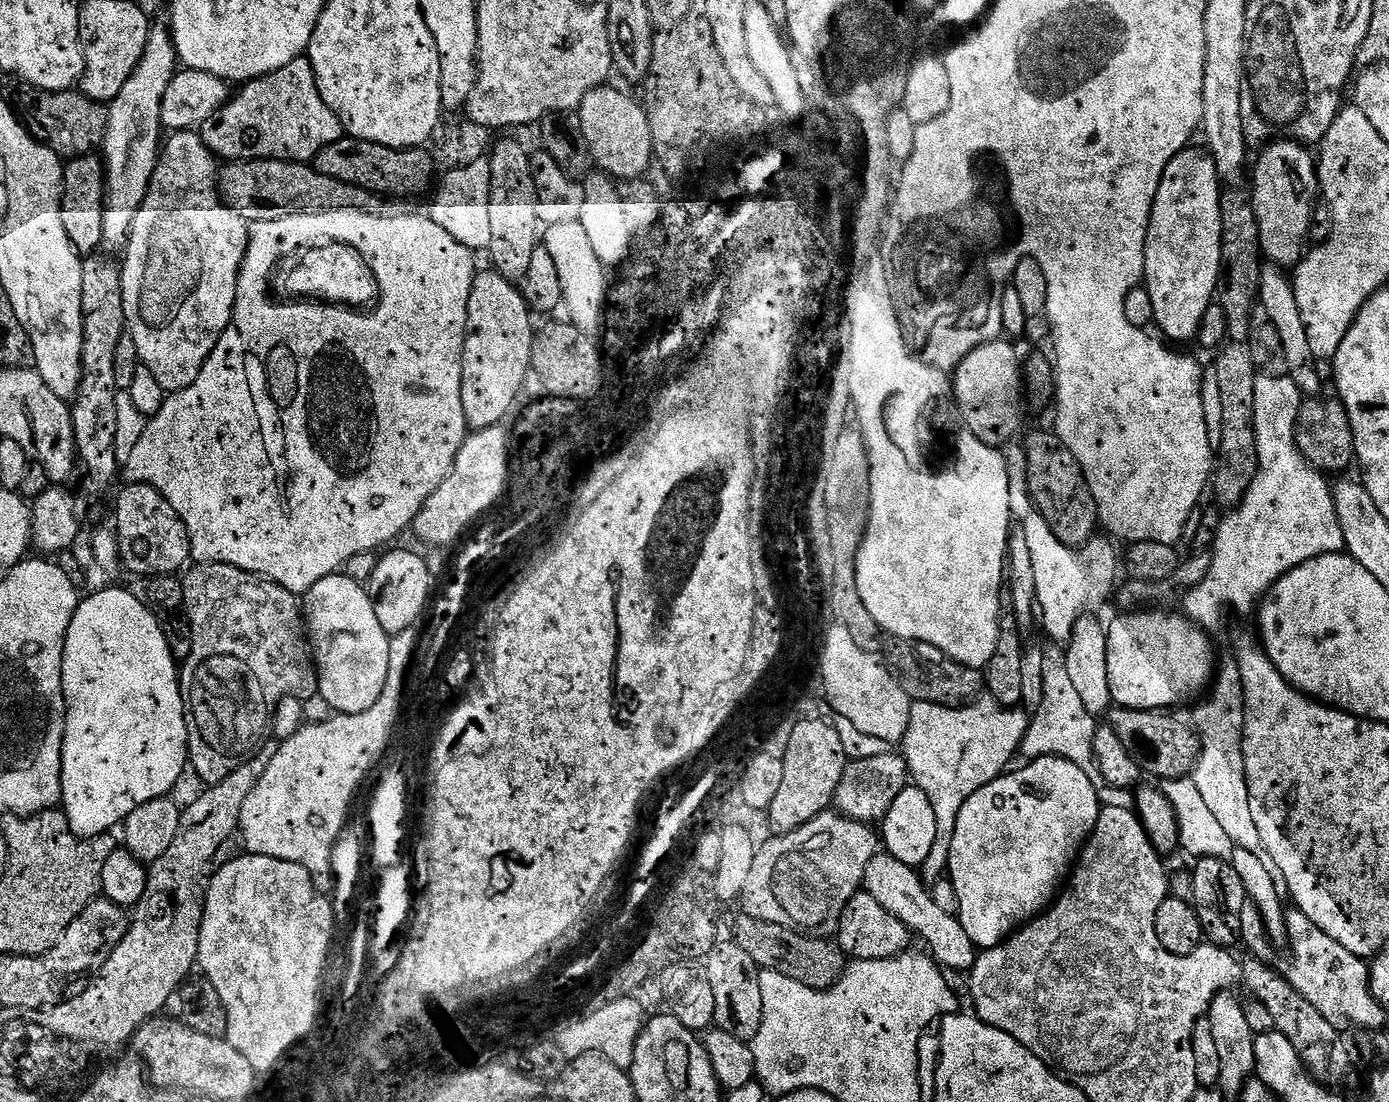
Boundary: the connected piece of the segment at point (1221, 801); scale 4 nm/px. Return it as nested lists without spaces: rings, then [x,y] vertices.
[[[1232,662],[1222,668],[1215,673],[1214,683],[1210,688],[1212,696],[1205,695],[1196,708],[1194,727],[1200,734],[1200,758],[1190,780],[1196,783],[1195,795],[1207,803],[1207,807],[1217,817],[1234,846],[1258,854],[1258,858],[1265,863],[1274,886],[1277,887],[1278,896],[1287,899],[1289,887],[1286,878],[1283,877],[1282,870],[1275,865],[1274,858],[1263,848],[1258,826],[1251,815],[1250,790],[1246,786],[1244,761],[1244,679],[1240,676],[1239,663]]]

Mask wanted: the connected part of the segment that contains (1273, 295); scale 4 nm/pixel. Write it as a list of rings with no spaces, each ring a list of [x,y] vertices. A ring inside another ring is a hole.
[[[1265,263],[1260,269],[1259,307],[1270,314],[1278,335],[1282,338],[1282,346],[1286,350],[1286,362],[1290,369],[1292,381],[1300,387],[1301,393],[1308,398],[1321,395],[1324,384],[1320,381],[1320,372],[1315,368],[1317,357],[1310,350],[1310,337],[1306,335],[1306,322],[1302,322],[1302,306],[1293,277],[1278,264]]]

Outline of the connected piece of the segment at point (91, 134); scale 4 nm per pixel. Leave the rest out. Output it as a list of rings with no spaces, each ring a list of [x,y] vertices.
[[[21,83],[19,87],[14,104],[24,127],[32,133],[35,140],[48,145],[57,156],[91,156],[103,145],[108,129],[108,110],[101,101],[91,100],[79,90],[43,92],[41,88],[25,83]]]

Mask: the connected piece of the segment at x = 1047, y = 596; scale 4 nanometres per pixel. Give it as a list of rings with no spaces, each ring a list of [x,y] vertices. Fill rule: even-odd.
[[[1010,442],[1002,451],[1006,458],[1007,478],[1010,481],[1012,518],[1015,523],[1022,525],[1022,531],[1026,534],[1026,544],[1030,549],[1030,558],[1034,558],[1036,603],[1039,615],[1042,617],[1042,626],[1044,624],[1048,629],[1050,639],[1066,642],[1072,637],[1072,631],[1080,621],[1080,617],[1091,609],[1088,607],[1095,600],[1102,599],[1108,591],[1109,593],[1113,591],[1117,583],[1116,548],[1110,541],[1100,540],[1101,538],[1090,539],[1079,548],[1071,548],[1061,542],[1054,534],[1054,530],[1050,530],[1043,516],[1035,511],[1035,504],[1029,493],[1029,471],[1023,445]],[[1112,583],[1114,583],[1113,588]]]

